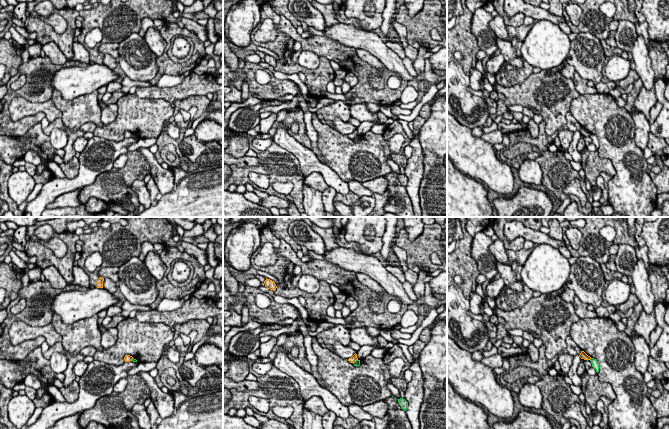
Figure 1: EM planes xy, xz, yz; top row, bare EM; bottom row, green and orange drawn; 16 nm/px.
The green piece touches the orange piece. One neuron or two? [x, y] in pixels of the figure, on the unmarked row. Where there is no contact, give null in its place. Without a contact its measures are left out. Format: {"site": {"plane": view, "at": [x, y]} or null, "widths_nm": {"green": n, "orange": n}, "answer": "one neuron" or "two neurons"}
{"site": {"plane": "xz", "at": [355, 137]}, "widths_nm": {"green": 90, "orange": 90}, "answer": "two neurons"}

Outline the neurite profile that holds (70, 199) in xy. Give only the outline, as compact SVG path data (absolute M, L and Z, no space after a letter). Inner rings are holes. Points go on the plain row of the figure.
M79 188L72 192L64 193L58 196L54 202L46 206L47 209L55 209L62 207L78 207L81 205L78 196L82 188Z

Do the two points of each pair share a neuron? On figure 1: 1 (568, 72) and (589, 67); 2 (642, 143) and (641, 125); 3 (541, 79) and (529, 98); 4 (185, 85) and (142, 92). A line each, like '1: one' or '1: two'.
1: two
2: one
3: one
4: one

